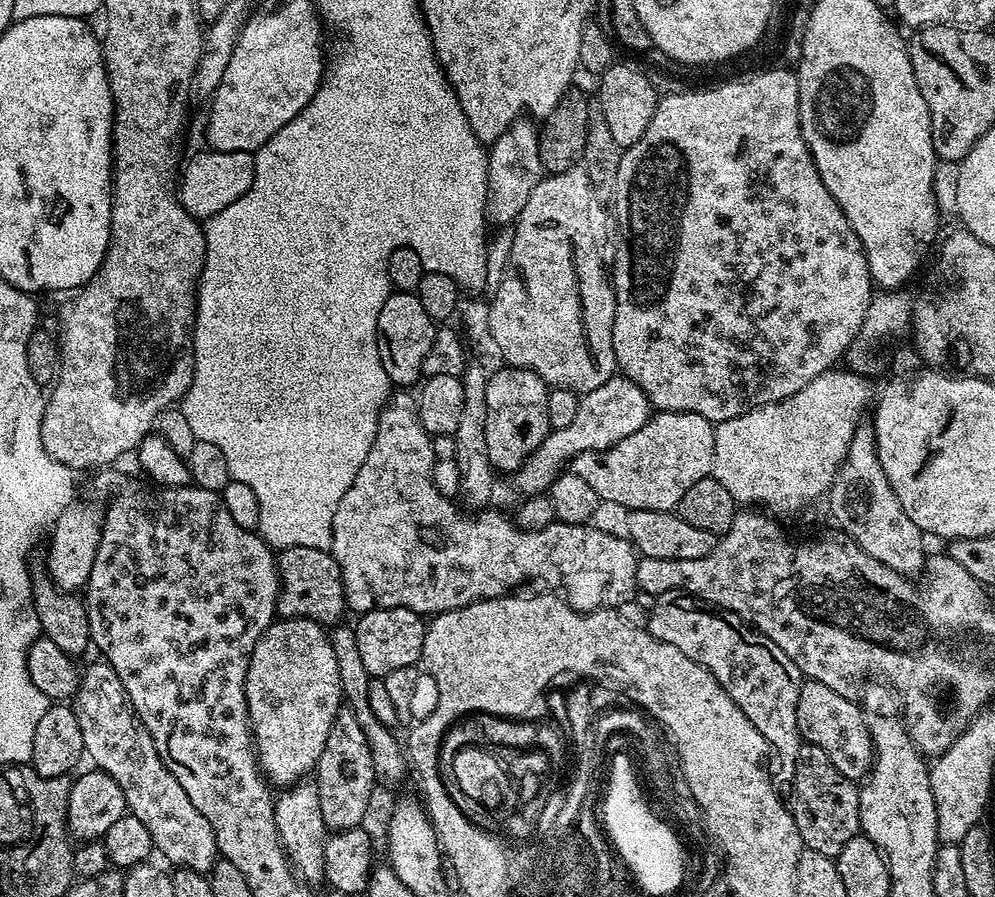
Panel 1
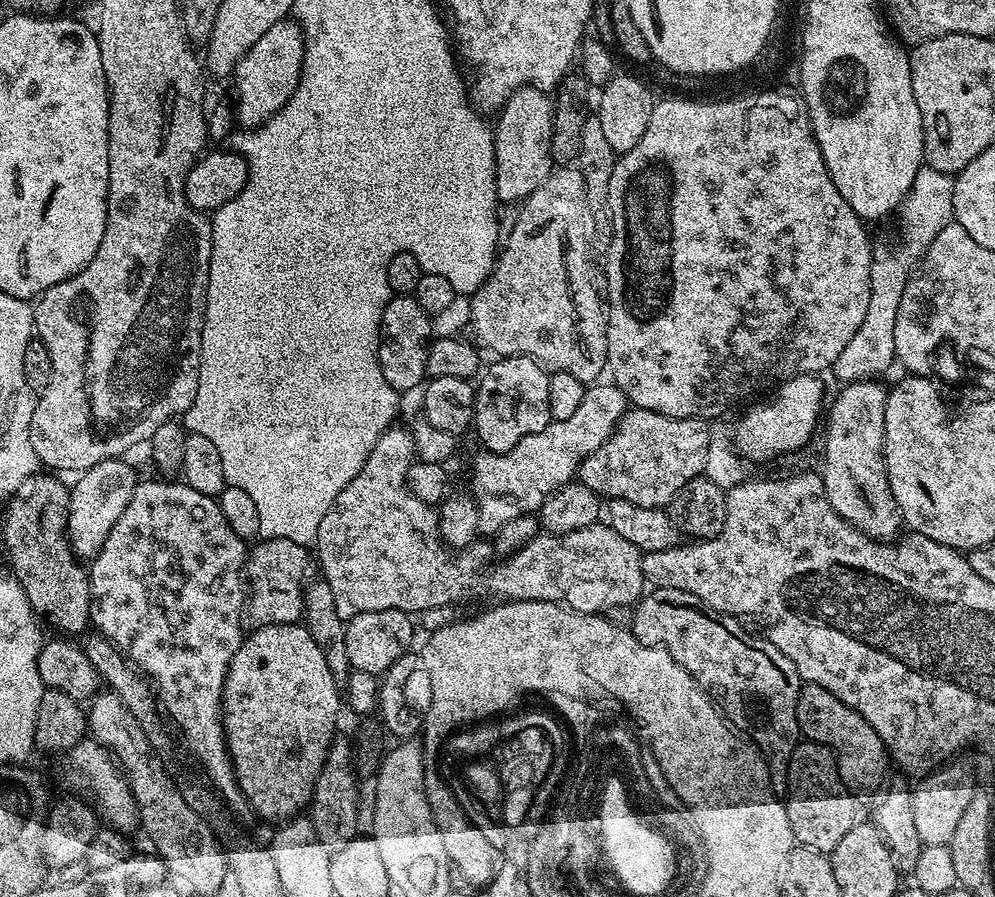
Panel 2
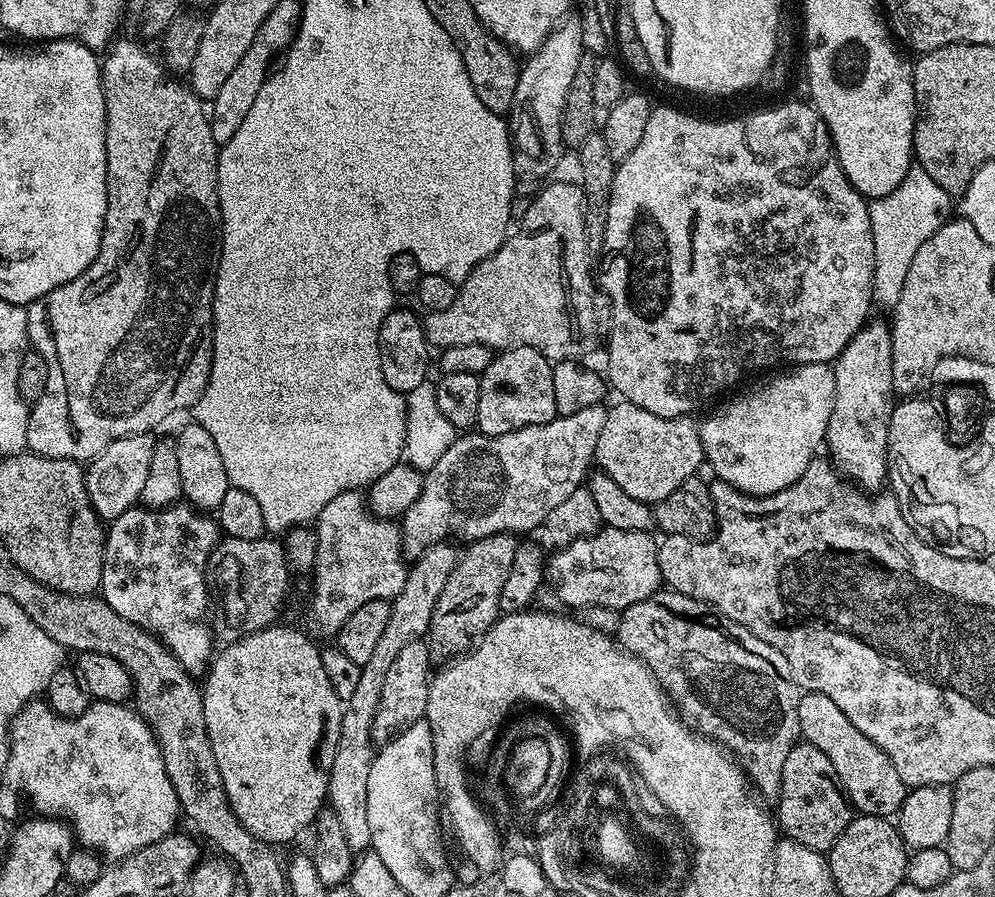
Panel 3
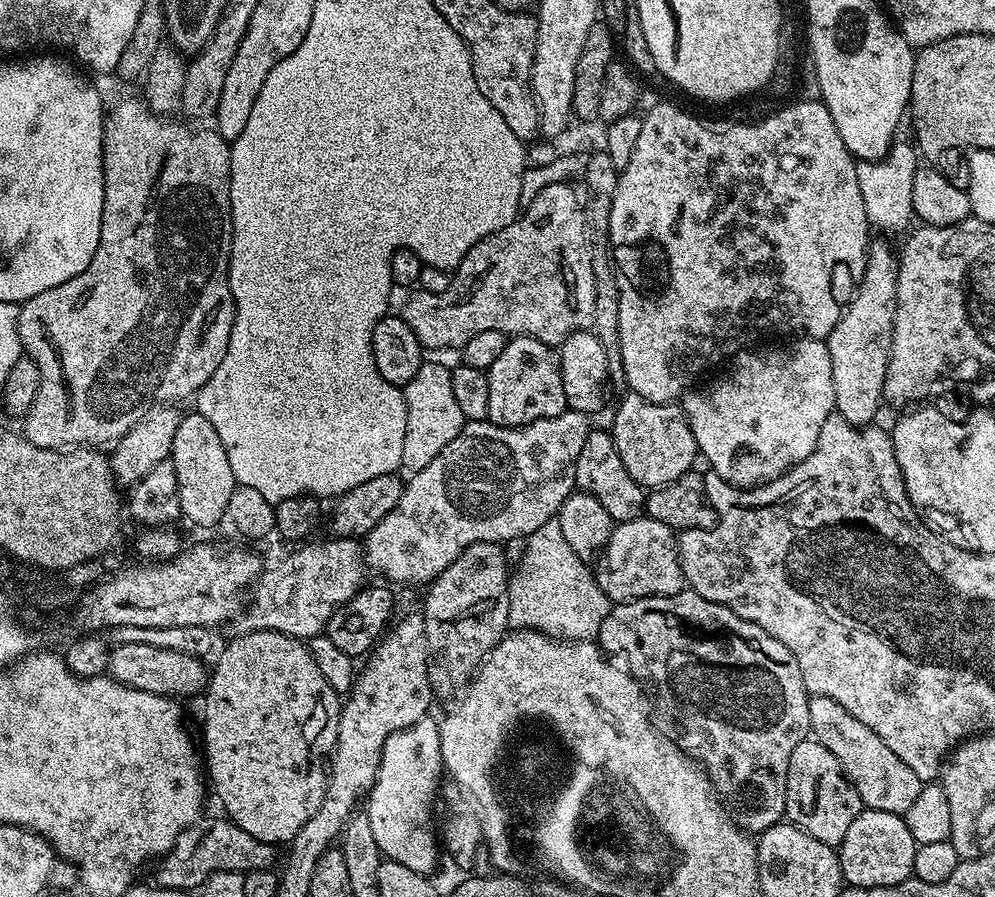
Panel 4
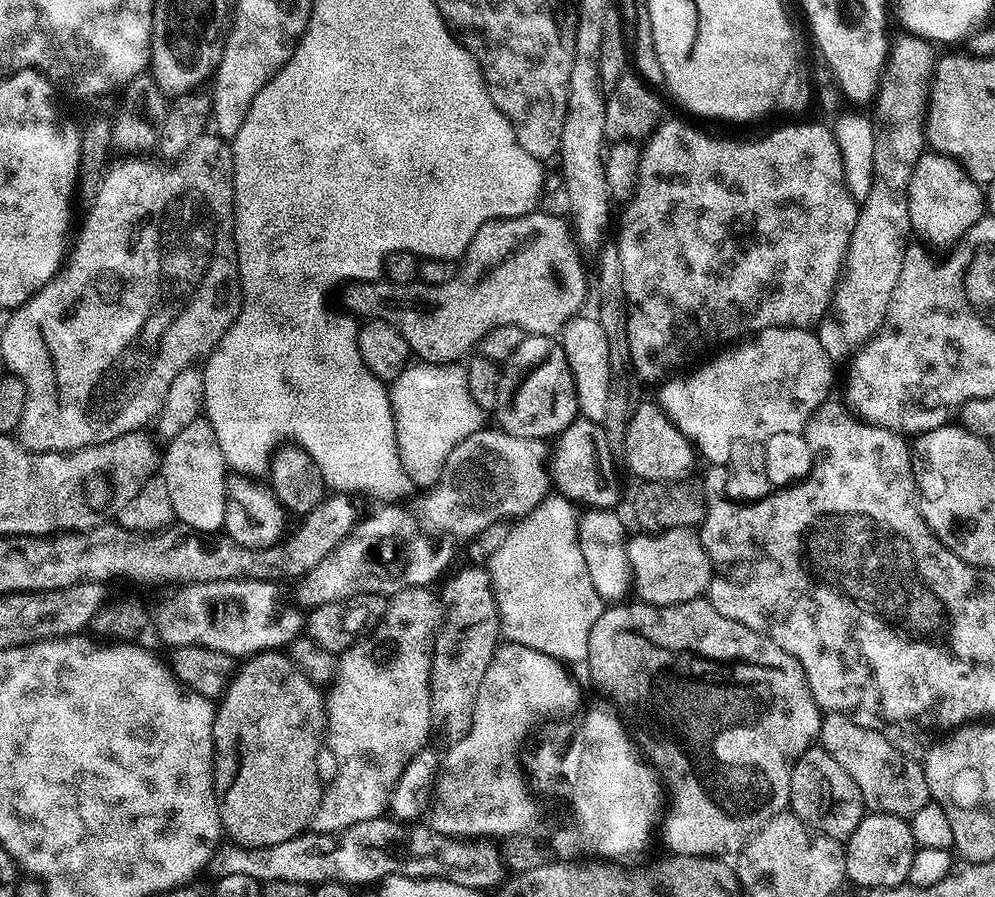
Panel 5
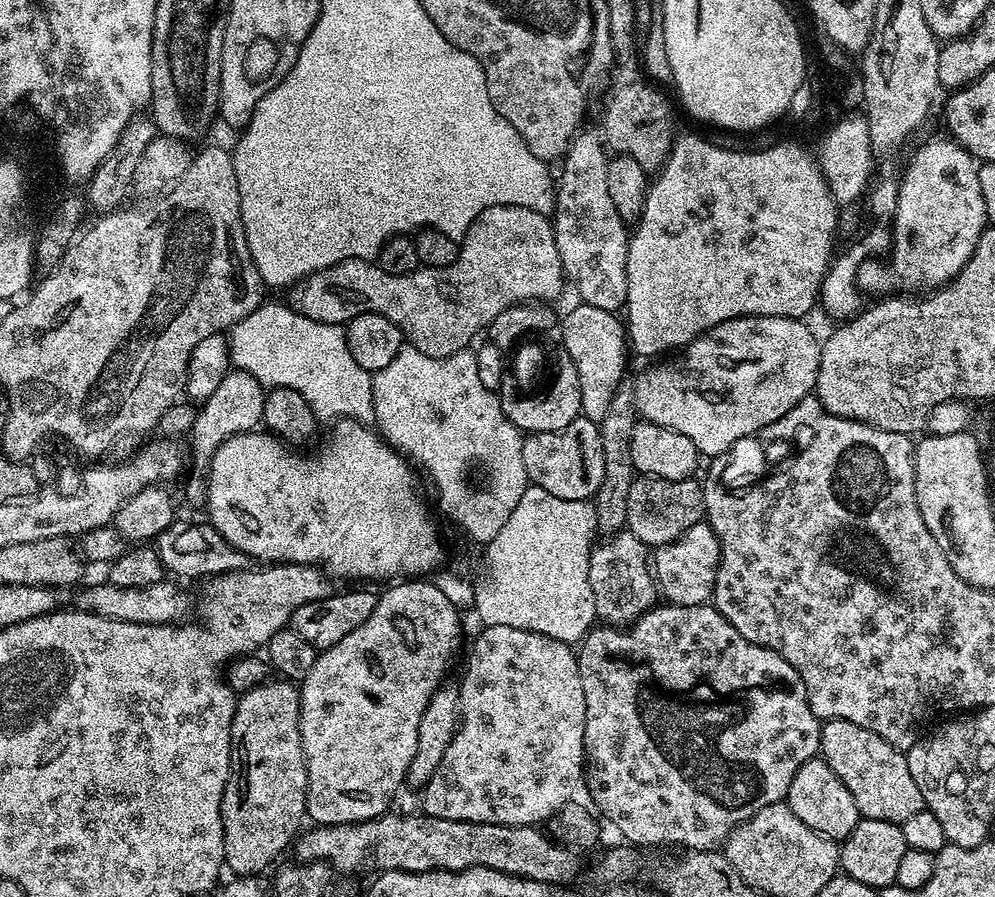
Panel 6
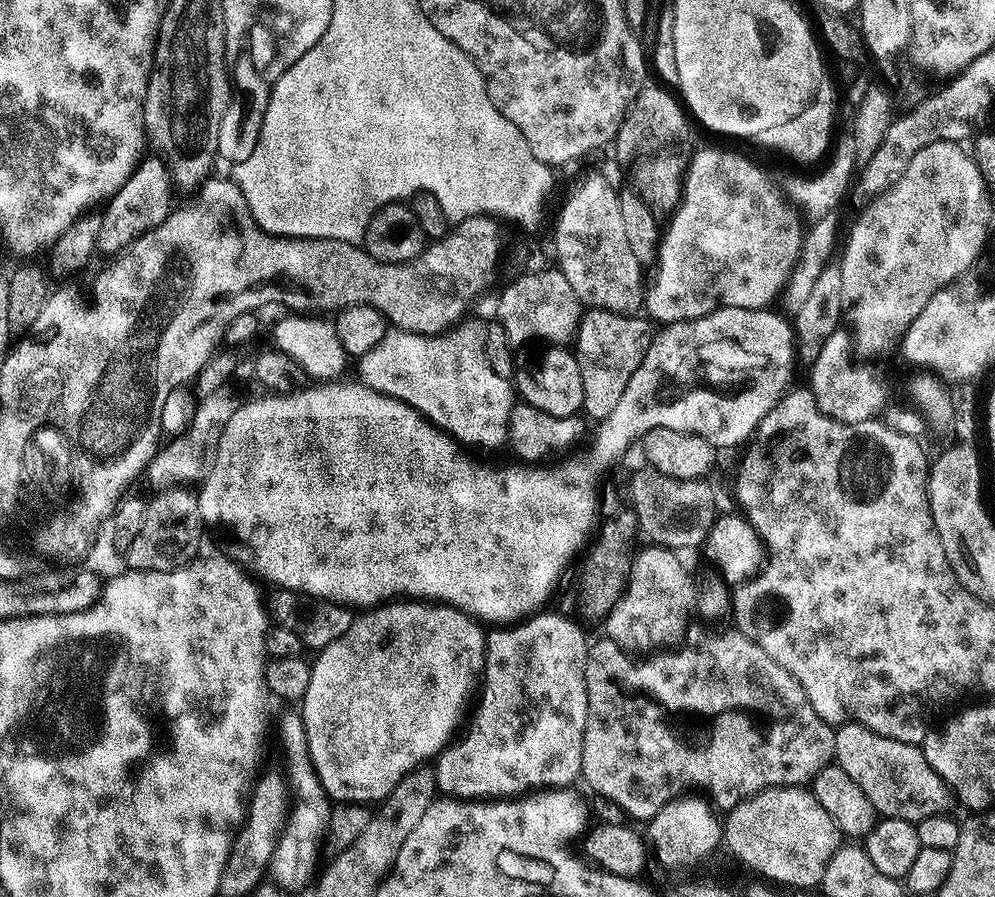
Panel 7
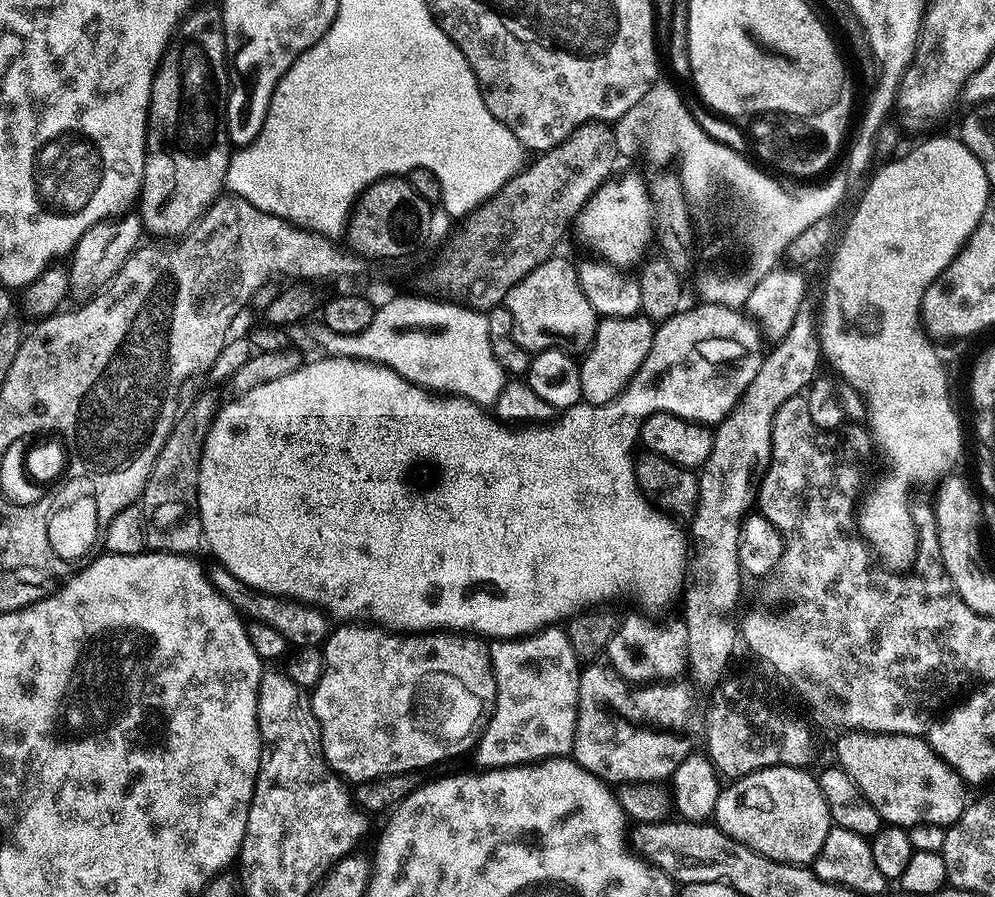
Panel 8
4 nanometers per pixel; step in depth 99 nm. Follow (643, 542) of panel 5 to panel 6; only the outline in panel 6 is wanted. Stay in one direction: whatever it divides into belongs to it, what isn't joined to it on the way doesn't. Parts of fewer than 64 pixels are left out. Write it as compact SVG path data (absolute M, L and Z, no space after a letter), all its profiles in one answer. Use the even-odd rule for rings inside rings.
M706 522L690 526L674 542L655 549L654 575L663 599L669 604L694 606L707 604L713 599L716 570L720 567L720 543L714 530ZM656 560L656 564L655 564ZM665 596L665 597L664 597Z

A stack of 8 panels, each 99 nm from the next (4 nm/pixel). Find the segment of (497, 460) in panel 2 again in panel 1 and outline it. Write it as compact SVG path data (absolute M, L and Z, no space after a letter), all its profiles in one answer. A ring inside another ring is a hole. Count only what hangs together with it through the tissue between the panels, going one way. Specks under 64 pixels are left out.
M622 374L610 377L602 386L580 396L578 414L574 414L574 422L570 422L570 426L549 431L538 450L534 450L534 454L530 454L528 461L515 473L517 486L524 491L525 497L547 493L556 477L565 471L566 465L578 454L595 448L609 448L622 442L622 438L630 438L634 430L642 430L642 426L646 426L653 412L648 395L636 383Z

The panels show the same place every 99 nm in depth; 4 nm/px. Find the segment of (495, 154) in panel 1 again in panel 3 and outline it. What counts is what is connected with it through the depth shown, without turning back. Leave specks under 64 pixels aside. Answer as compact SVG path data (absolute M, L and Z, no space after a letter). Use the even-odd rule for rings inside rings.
M561 23L538 46L536 52L523 61L514 90L510 115L507 117L512 138L512 161L517 173L544 176L560 164L566 145L562 138L562 118L566 94L574 79L579 59L586 53L584 36L576 24Z

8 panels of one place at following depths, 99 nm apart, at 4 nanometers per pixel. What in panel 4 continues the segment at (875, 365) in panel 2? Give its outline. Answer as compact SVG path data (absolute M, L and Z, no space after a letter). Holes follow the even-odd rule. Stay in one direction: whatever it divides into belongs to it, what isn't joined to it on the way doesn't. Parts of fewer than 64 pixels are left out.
M908 139L893 141L885 159L880 161L857 161L859 189L869 214L869 223L888 232L903 233L914 218L913 184L920 168L920 158L915 145Z

